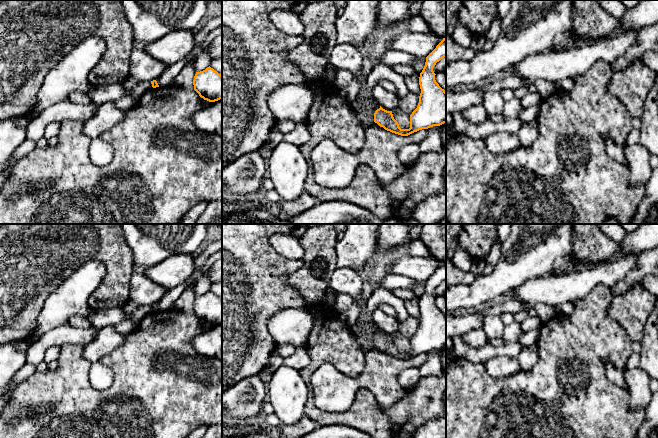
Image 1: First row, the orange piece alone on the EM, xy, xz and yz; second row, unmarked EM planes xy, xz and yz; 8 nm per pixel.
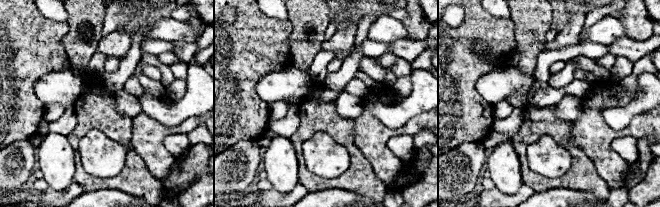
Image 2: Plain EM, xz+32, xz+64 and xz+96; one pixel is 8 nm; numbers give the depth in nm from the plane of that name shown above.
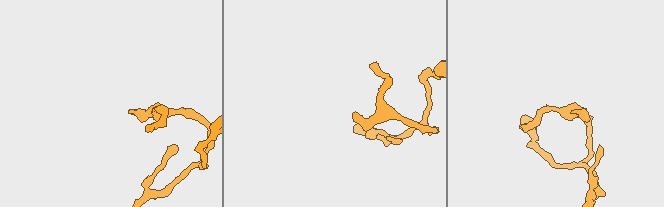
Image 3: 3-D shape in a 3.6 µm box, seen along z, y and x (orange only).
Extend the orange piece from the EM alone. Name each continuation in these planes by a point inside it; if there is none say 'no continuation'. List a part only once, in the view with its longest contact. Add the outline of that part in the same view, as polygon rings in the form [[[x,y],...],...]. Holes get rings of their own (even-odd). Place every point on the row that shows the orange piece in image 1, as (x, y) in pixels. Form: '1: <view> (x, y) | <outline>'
no continuation

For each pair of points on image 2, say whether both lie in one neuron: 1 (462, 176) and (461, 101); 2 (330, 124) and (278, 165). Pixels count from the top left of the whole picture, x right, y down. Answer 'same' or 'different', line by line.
1: different
2: different

